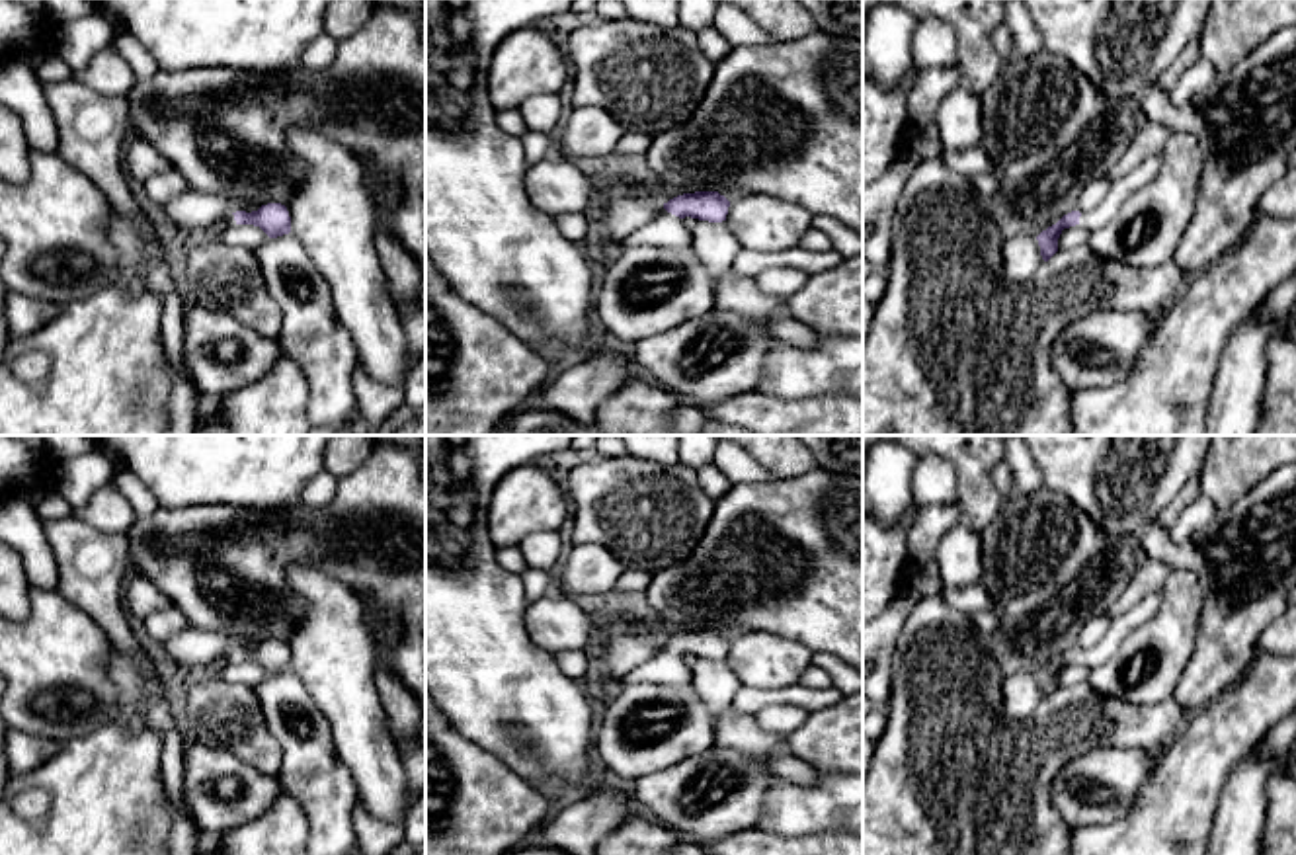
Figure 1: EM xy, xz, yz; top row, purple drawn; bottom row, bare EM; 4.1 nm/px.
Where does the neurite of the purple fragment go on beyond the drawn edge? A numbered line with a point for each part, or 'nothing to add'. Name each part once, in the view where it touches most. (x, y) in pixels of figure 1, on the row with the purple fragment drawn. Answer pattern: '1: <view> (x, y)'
1: xz (668, 231)

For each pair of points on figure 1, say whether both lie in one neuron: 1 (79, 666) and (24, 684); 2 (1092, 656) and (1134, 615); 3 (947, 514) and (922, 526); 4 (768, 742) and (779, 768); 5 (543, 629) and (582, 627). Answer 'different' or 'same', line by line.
1: same
2: same
3: same
4: different
5: same

